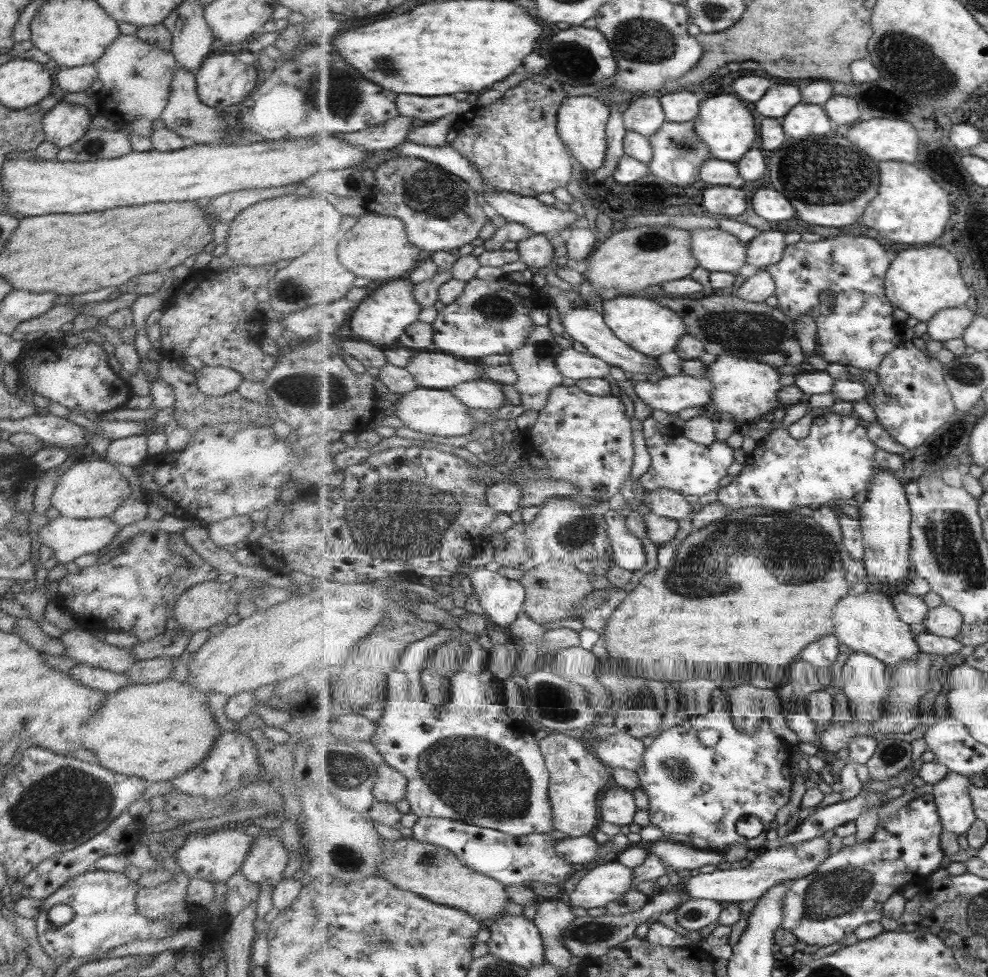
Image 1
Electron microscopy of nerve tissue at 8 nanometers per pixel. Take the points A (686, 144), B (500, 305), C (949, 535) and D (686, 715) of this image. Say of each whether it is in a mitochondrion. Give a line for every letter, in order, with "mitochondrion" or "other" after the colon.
A: mitochondrion
B: mitochondrion
C: mitochondrion
D: other

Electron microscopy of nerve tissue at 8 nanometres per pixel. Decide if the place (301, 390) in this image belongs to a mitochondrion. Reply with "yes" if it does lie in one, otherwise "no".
yes

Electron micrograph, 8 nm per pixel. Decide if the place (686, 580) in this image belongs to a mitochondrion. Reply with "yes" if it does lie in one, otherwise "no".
yes

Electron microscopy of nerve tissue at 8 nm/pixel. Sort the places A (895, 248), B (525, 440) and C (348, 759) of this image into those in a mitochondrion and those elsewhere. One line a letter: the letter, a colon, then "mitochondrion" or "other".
A: other
B: other
C: mitochondrion

